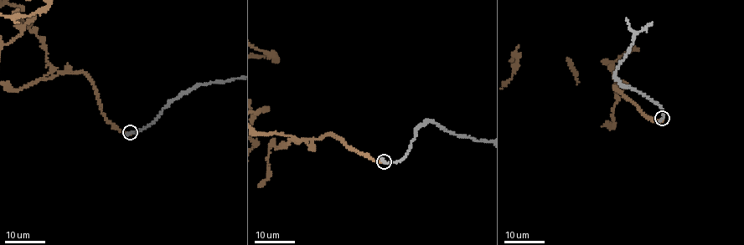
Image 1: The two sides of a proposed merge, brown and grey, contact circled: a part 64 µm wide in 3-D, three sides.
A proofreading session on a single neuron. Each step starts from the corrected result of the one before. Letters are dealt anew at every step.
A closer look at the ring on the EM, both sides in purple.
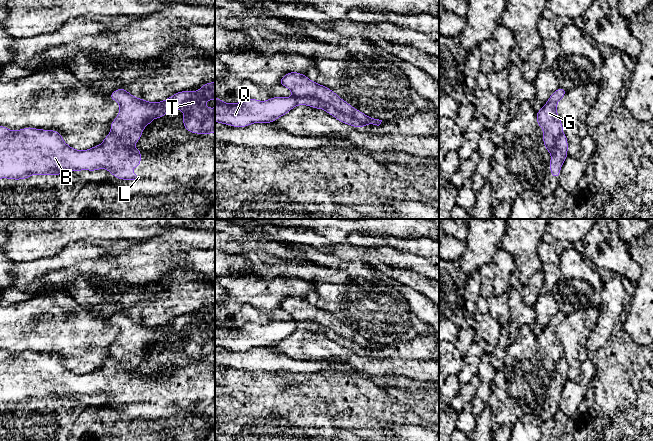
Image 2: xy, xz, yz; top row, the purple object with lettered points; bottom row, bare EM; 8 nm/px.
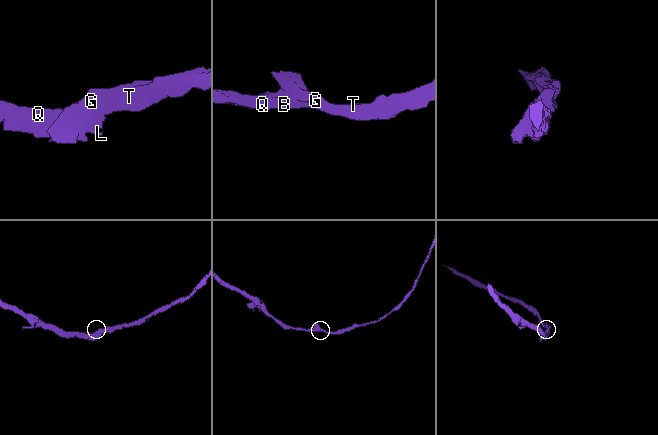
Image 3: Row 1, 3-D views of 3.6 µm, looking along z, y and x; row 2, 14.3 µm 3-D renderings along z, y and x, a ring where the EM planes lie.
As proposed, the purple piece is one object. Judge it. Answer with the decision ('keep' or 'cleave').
cleave

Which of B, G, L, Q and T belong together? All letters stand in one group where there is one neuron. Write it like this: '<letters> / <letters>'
B L Q / G T

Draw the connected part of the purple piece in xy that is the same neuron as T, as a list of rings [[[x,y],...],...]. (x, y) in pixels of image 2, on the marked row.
[[[215,82],[203,84],[194,92],[177,92],[164,101],[154,103],[134,97],[123,88],[110,93],[110,98],[119,103],[119,114],[110,124],[111,133],[128,147],[139,141],[147,125],[156,118],[164,117],[171,109],[183,112],[183,125],[187,131],[195,134],[215,132],[215,107],[205,106],[206,101],[215,100]]]

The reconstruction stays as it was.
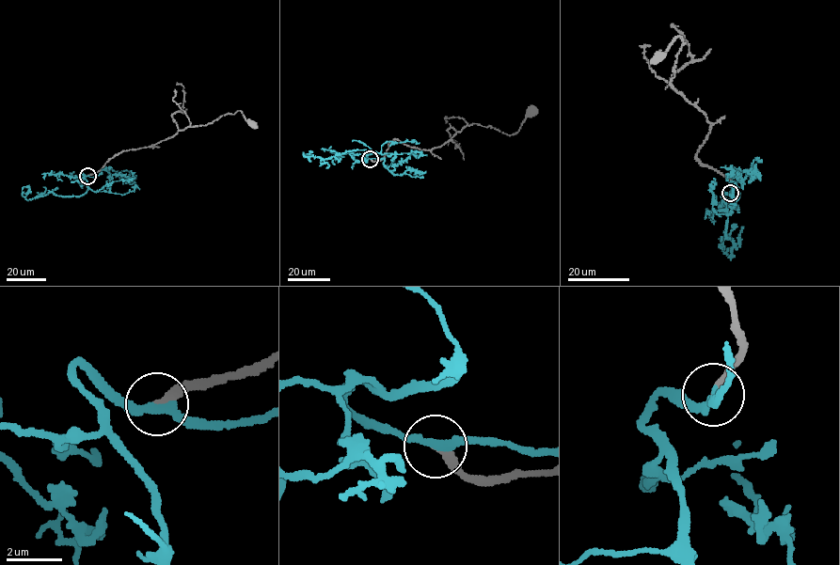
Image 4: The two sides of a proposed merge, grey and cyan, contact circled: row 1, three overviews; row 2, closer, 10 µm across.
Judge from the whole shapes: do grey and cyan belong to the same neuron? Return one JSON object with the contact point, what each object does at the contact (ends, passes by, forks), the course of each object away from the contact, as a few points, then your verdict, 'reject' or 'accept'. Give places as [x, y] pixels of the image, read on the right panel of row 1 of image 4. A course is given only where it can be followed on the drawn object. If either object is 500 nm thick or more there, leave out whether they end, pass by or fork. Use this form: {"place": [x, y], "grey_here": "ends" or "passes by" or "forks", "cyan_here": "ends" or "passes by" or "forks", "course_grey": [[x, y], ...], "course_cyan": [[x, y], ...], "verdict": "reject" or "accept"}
{"place": [730, 193], "grey_here": "ends", "cyan_here": "passes by", "course_grey": [[730, 193], [731, 181], [696, 157], [711, 125], [670, 83], [685, 42], [681, 37], [655, 63]], "course_cyan": [[730, 193], [722, 196], [727, 216], [725, 235], [735, 245], [730, 259], [723, 252], [721, 242], [721, 249]], "verdict": "accept"}

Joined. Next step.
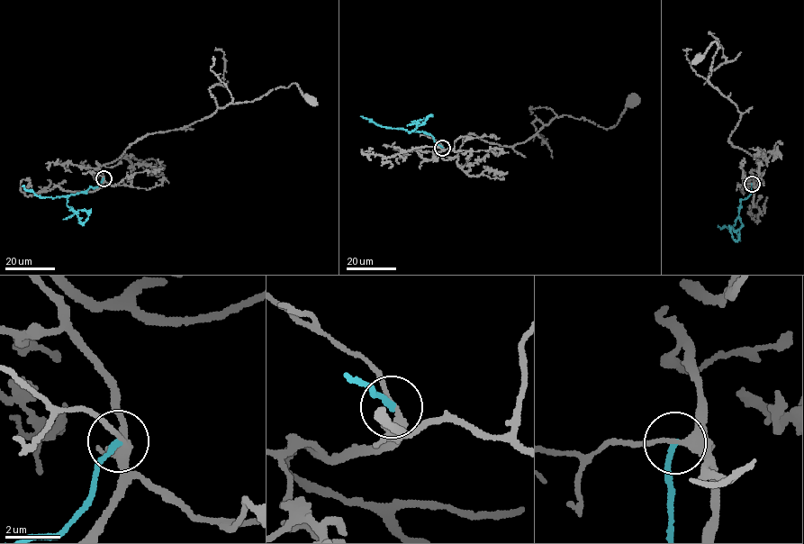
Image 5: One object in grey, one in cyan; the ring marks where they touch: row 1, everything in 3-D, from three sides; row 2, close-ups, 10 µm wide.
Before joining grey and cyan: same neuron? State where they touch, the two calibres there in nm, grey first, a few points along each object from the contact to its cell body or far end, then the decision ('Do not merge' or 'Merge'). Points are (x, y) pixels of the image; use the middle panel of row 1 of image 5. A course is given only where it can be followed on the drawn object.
Place: (442, 148). Thickness 240 nm (grey) against 200 nm. Course of grey: (443, 148), (434, 154), (452, 158), (471, 134), (511, 147), (564, 115), (609, 129), (637, 95). Course of cyan: (443, 148), (429, 134), (408, 132), (430, 115), (411, 122). Do not merge

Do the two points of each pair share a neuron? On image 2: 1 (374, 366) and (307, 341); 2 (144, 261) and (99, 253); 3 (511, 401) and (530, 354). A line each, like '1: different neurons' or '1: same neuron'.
1: same neuron
2: different neurons
3: same neuron

